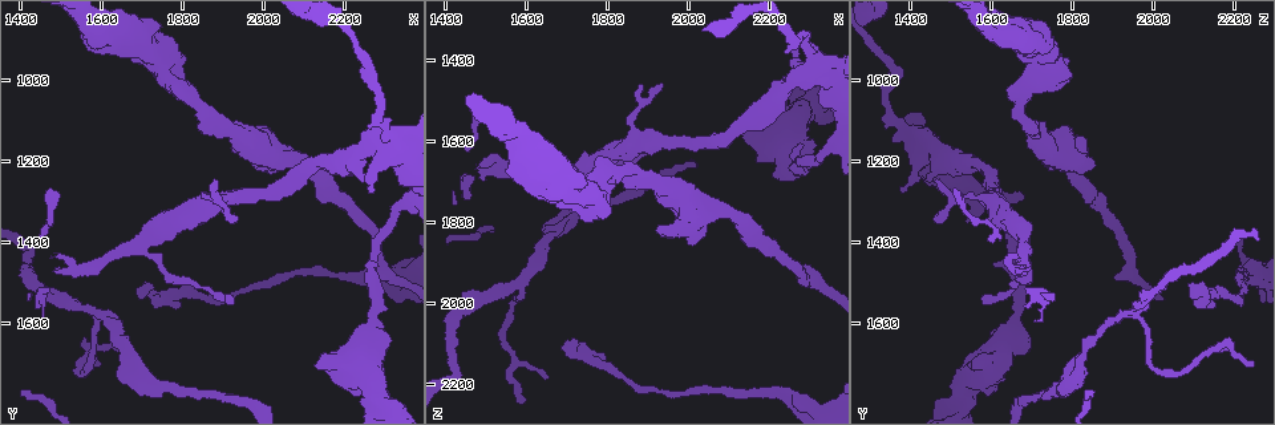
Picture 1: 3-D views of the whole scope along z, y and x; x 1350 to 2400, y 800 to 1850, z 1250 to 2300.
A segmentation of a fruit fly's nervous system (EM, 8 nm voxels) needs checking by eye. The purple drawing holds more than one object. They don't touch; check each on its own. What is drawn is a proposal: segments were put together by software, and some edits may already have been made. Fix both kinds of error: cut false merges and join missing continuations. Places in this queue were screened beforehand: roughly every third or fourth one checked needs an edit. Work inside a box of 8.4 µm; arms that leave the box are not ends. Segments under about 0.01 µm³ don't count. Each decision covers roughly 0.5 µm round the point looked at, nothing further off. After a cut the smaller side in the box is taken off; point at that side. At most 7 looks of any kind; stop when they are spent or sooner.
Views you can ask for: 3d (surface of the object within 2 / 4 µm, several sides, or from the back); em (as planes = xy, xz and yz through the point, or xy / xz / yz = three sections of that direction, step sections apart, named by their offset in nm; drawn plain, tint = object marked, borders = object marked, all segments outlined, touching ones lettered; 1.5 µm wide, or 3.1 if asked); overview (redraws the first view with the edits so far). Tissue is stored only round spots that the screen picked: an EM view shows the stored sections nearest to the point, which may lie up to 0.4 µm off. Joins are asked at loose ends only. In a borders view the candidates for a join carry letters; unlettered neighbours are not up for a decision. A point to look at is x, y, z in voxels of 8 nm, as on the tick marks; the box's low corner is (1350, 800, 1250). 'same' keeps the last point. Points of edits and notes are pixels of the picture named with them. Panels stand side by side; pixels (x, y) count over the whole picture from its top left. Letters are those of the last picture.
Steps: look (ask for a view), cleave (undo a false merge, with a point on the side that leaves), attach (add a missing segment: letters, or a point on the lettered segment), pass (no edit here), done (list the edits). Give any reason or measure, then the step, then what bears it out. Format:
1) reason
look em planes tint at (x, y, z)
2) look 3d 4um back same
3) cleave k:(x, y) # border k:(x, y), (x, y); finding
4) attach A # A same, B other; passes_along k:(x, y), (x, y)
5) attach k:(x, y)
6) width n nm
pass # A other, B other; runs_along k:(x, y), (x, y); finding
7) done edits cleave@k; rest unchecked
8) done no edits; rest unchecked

abrupt turn
look em planes tint at (1715, 1525, 2120)

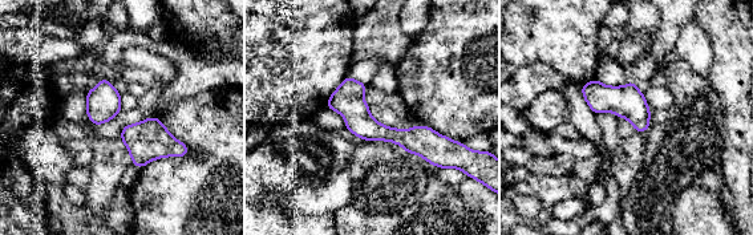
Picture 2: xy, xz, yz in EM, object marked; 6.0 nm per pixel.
what lies round it
look em planes borders same

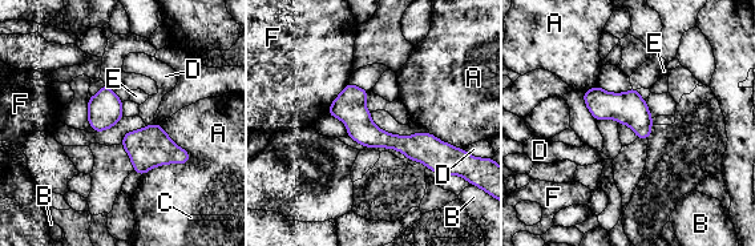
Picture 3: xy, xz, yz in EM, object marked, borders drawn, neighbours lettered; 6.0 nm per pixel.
pass # A other, B other, C other, D other, E other, F other; all the same neuron

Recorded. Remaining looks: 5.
narrows sharply
look 3d 2um at (1925, 1530, 2225)

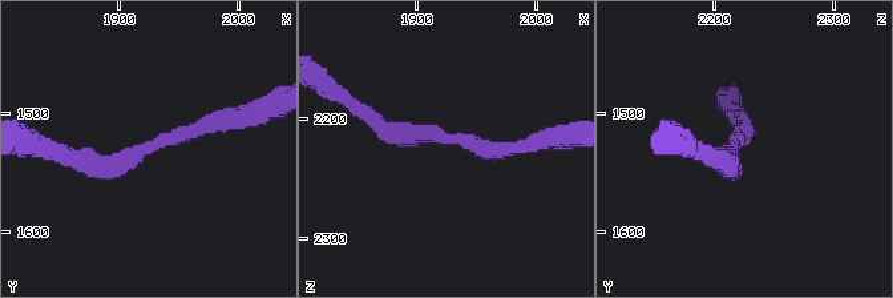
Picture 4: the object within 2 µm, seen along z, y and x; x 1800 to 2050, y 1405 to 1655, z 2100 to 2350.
look em xz step 4 borders at (1924, 1528, 2220)

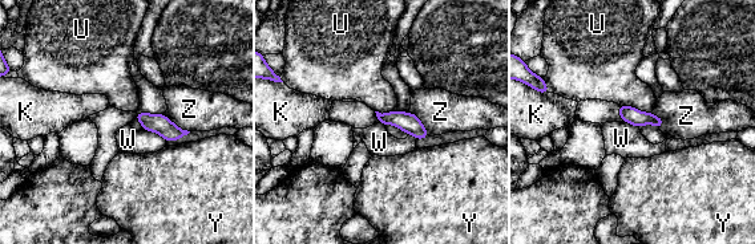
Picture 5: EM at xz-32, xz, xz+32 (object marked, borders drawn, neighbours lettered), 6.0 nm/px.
pass # K other, U other, W other, Y other, Z other; border 5:(144, 129), (156, 131), (165, 141); all the same neuron

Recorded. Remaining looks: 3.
look em planes borders at (2330, 1305, 1630)

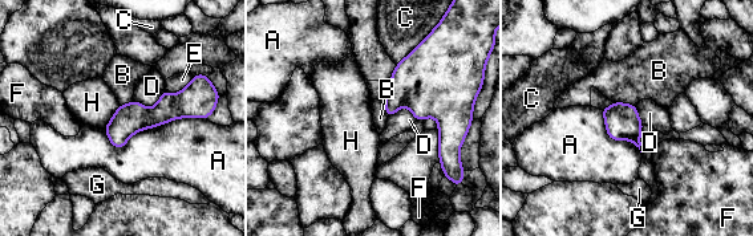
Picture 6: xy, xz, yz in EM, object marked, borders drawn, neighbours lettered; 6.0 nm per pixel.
width 60 nm
pass # A other, B other, C other, D other, E other, F other, G other, H other; runs_along 6:(198, 112), (129, 118), (109, 131); one neuron here

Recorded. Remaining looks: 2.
done no edits; rest unchecked

